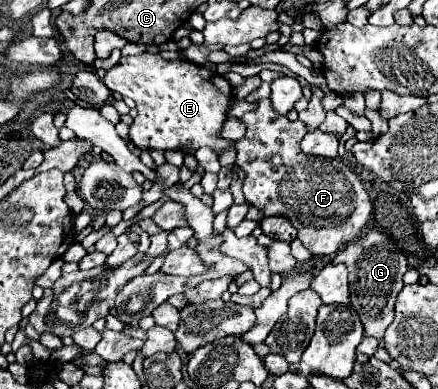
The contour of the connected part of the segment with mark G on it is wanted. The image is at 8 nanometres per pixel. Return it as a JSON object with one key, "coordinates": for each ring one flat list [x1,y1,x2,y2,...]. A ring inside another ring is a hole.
{"coordinates":[[374,228,368,230,364,236,360,236,358,240,344,246,334,256,332,264,346,264,350,280,350,304,360,316,364,336,372,336,380,340,380,346,384,346,384,332,394,320,394,302,404,286,402,276,408,270,406,256,398,250,398,246,390,240,386,232]]}

